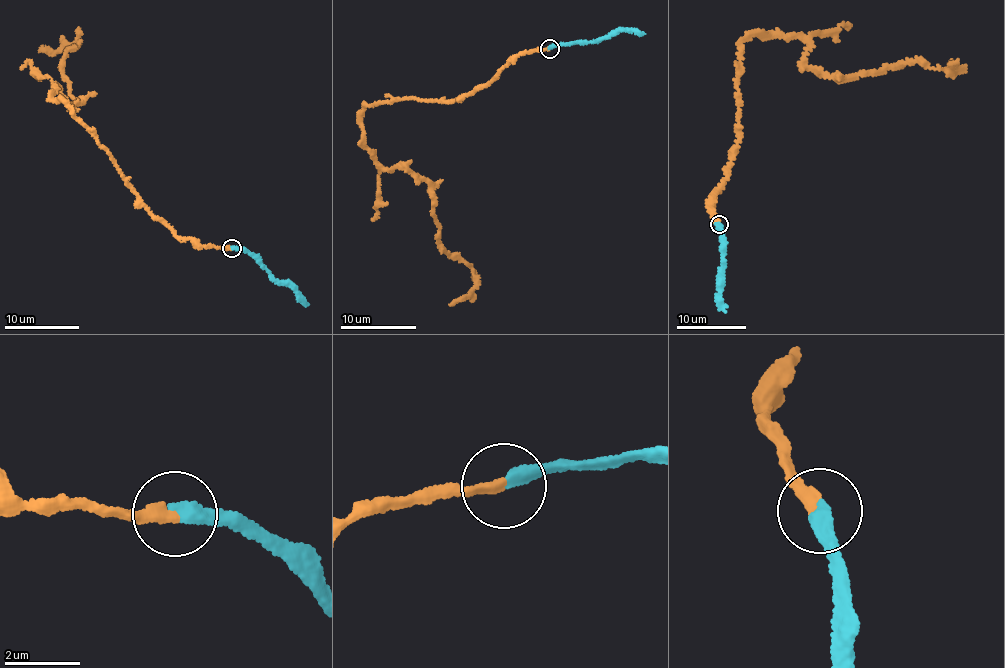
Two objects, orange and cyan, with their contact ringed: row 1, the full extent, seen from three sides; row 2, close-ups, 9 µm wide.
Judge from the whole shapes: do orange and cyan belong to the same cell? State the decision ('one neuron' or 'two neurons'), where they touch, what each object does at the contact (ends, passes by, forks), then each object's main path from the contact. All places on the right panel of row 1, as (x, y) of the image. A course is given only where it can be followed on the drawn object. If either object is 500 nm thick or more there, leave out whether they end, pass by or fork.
one neuron; place (719, 224); orange ends; cyan ends; course orange (718, 225), (708, 210), (739, 129), (743, 41), (799, 35), (809, 67), (841, 78), (949, 63); course cyan (718, 225), (725, 255), (719, 289), (726, 310)

